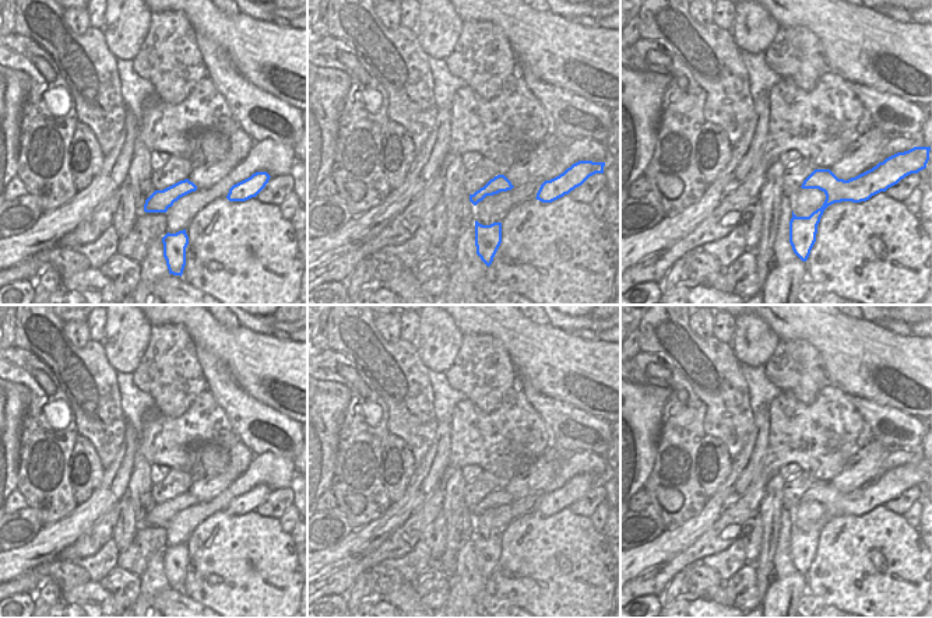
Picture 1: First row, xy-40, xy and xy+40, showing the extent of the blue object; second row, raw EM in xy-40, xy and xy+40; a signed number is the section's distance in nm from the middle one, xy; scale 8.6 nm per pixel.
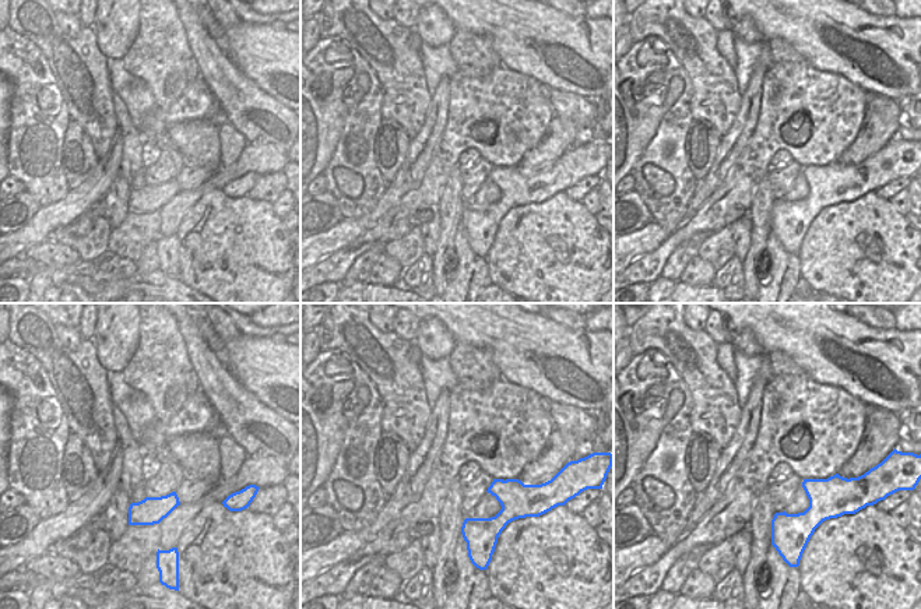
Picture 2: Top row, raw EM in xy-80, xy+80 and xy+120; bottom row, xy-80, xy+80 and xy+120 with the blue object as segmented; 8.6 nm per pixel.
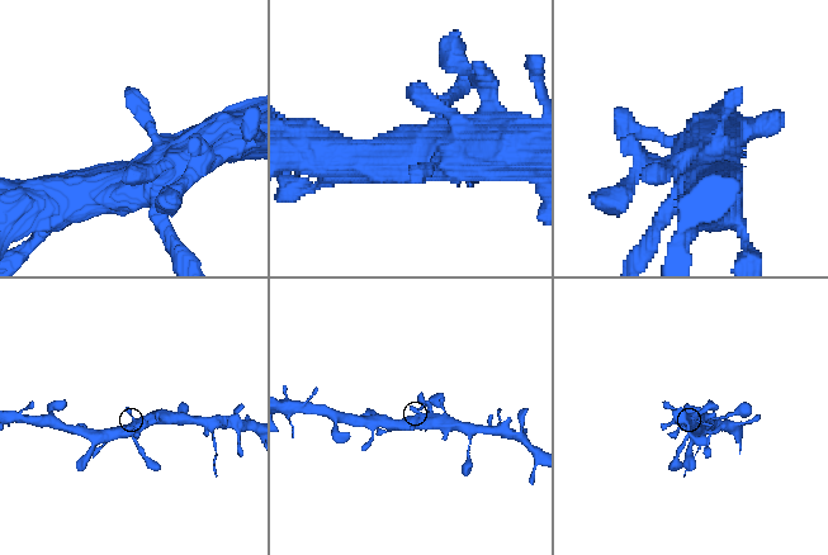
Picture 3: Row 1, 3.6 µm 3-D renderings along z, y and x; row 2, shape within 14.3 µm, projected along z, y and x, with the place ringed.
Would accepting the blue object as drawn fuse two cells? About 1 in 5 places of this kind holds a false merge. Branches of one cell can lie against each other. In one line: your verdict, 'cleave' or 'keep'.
keep

